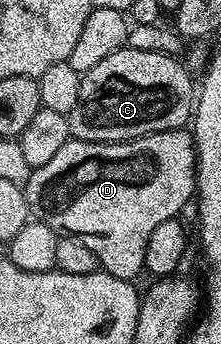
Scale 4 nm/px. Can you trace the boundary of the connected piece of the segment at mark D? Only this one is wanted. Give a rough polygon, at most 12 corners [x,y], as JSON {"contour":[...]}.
{"contour":[[186,127],[72,138],[28,209],[134,281],[196,195]]}

